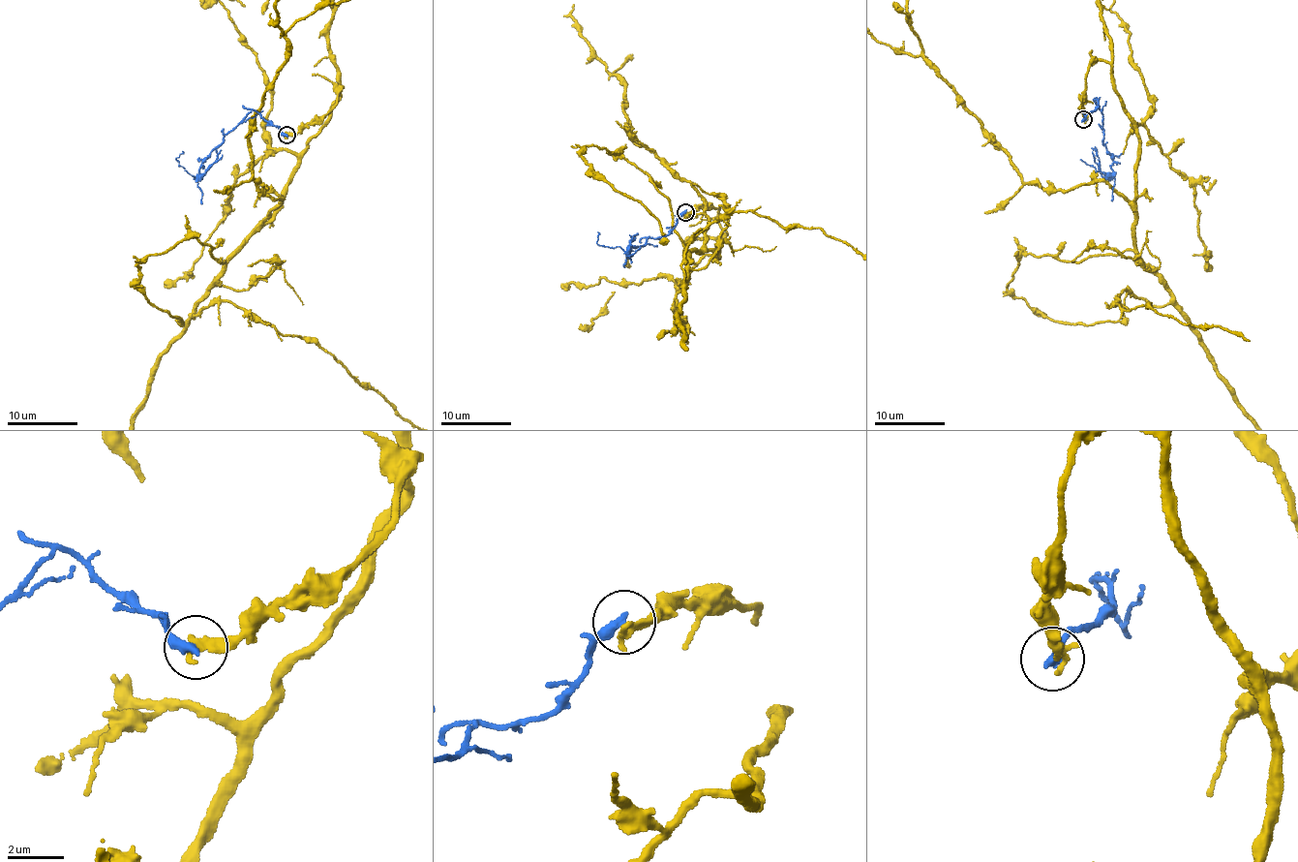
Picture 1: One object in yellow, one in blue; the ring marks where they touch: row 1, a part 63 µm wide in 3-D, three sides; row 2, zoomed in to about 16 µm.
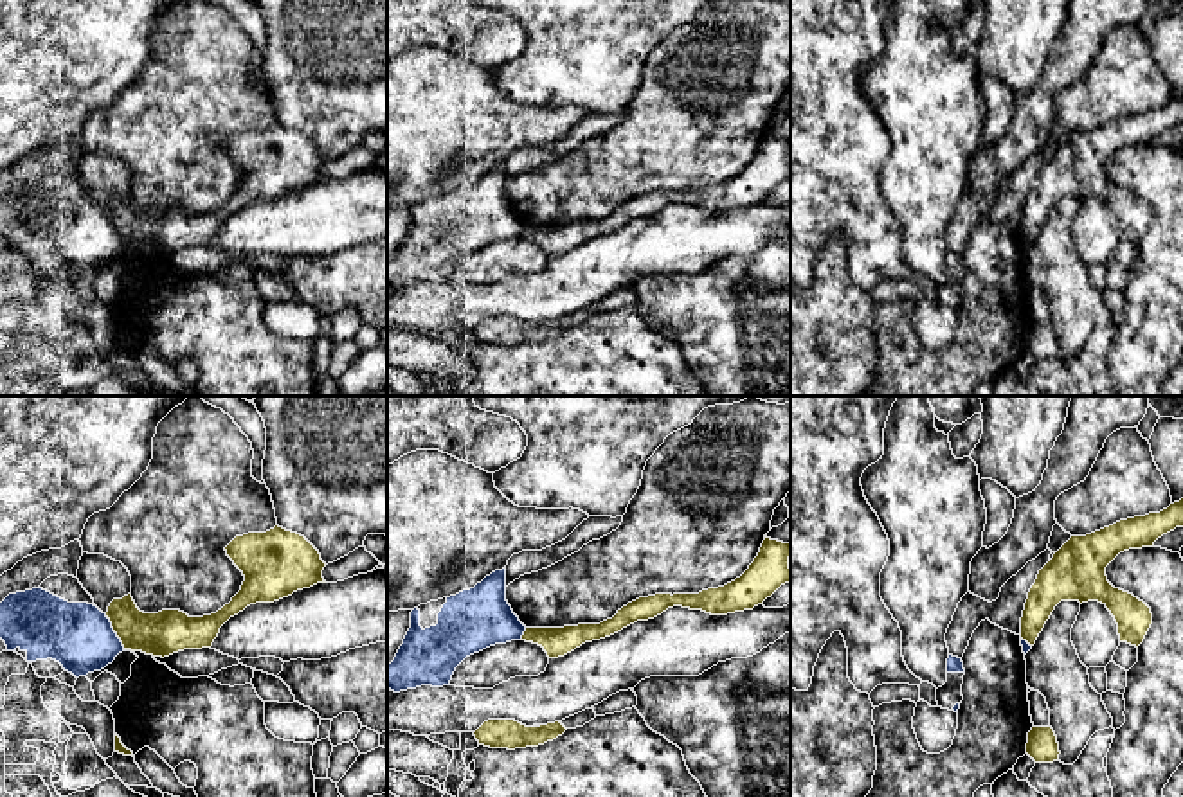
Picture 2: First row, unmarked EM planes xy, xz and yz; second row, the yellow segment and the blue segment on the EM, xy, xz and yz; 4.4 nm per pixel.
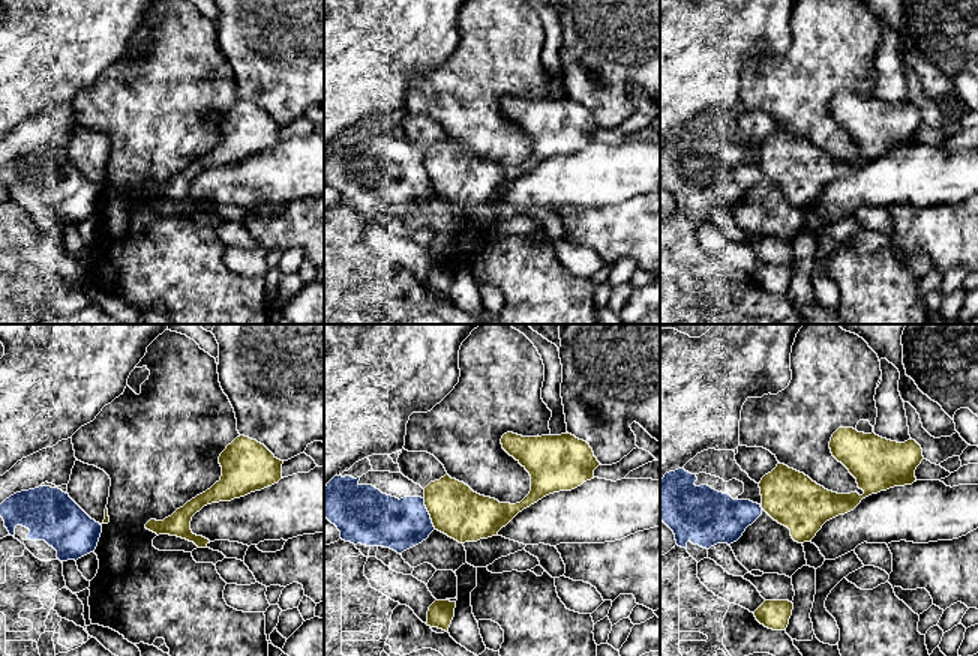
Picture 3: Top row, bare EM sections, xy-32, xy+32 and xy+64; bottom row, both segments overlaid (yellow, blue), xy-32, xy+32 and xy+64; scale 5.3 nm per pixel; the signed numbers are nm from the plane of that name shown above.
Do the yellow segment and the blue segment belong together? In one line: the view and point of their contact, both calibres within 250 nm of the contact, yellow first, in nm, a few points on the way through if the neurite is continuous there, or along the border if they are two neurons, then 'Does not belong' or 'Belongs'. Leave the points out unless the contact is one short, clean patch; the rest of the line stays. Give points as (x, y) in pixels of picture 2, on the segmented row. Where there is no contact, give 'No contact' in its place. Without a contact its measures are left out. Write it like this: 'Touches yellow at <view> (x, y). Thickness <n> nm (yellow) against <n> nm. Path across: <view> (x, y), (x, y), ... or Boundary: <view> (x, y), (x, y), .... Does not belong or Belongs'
Touches yellow at xy (114, 630). Thickness 200 nm (yellow) against 300 nm. Boundary: xy (105, 614), (125, 650). Does not belong

